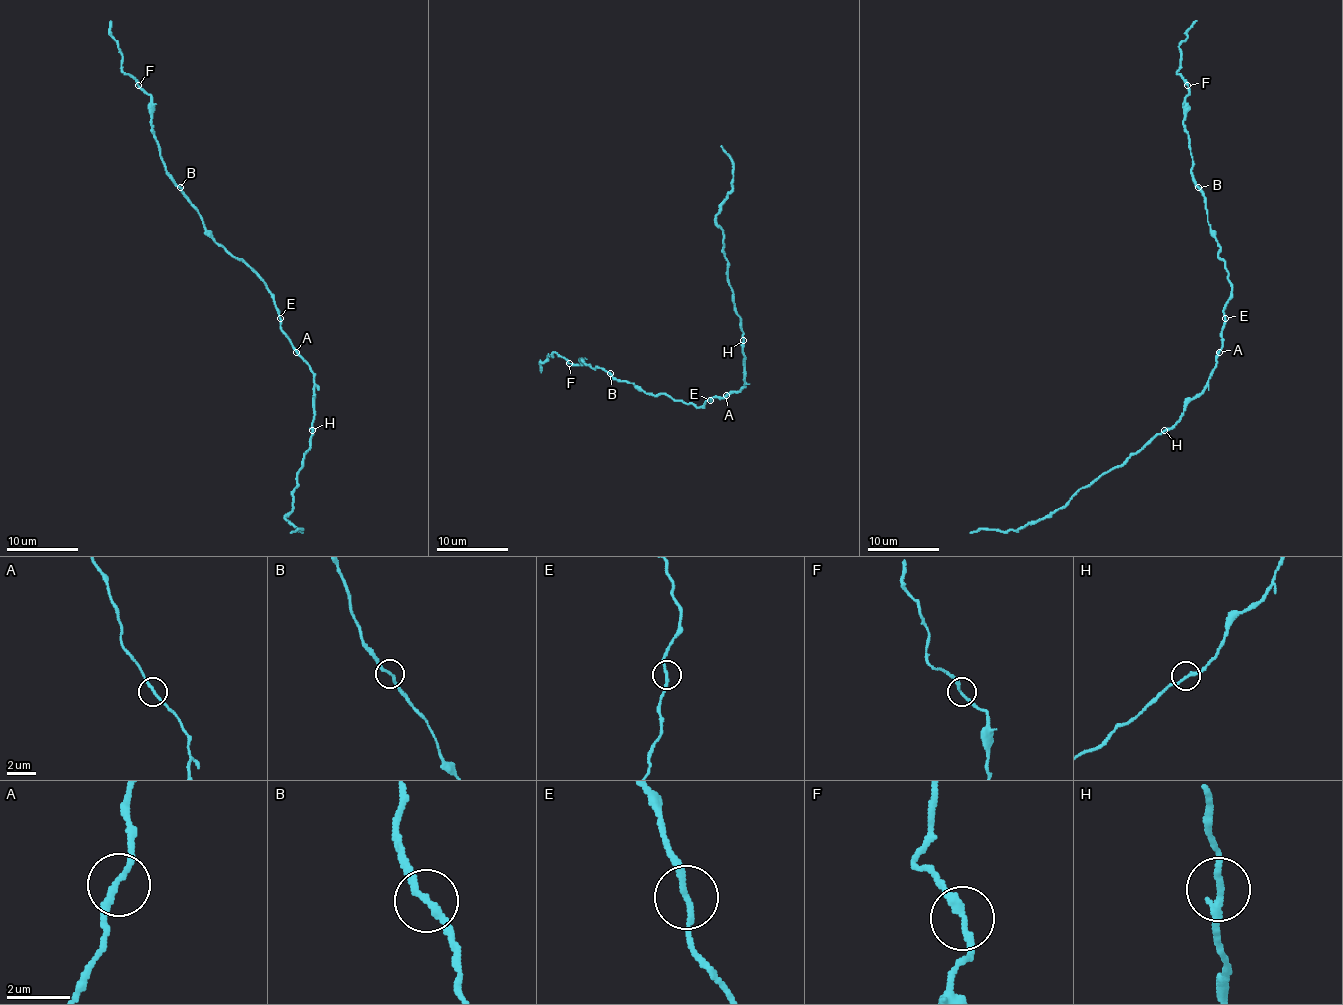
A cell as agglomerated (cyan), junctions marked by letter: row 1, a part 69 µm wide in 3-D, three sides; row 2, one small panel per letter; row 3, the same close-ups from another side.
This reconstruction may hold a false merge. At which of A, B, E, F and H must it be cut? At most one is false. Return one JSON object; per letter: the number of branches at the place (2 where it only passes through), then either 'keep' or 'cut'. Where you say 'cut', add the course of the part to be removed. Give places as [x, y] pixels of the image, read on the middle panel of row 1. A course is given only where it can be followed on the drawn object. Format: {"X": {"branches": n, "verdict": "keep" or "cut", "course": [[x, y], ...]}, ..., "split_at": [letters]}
{"A": {"branches": 2, "verdict": "keep"}, "B": {"branches": 2, "verdict": "keep"}, "E": {"branches": 2, "verdict": "keep"}, "F": {"branches": 2, "verdict": "keep"}, "H": {"branches": 2, "verdict": "keep"}, "split_at": []}

